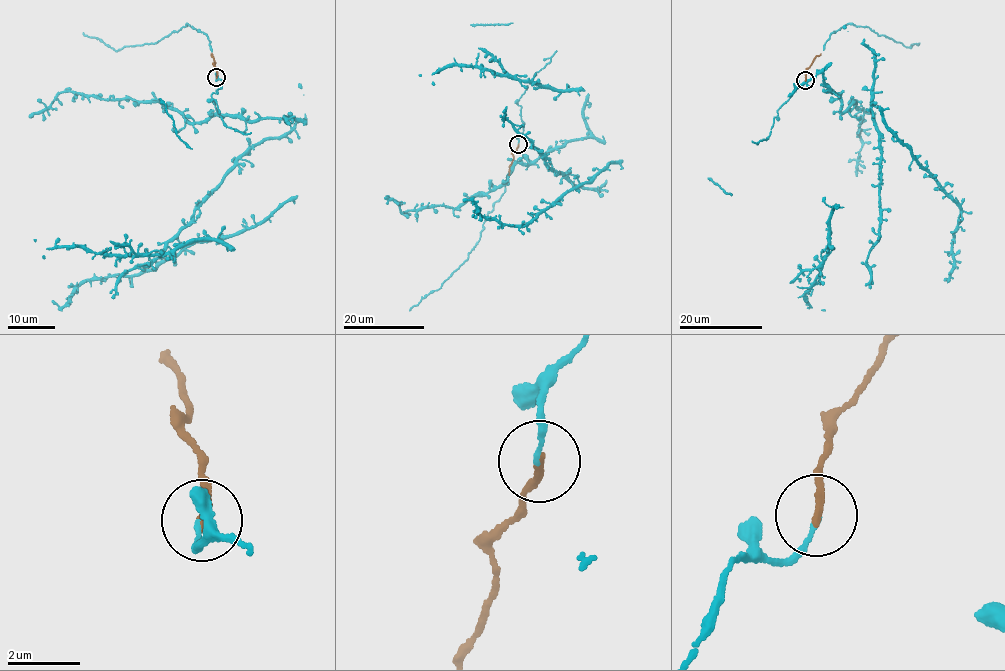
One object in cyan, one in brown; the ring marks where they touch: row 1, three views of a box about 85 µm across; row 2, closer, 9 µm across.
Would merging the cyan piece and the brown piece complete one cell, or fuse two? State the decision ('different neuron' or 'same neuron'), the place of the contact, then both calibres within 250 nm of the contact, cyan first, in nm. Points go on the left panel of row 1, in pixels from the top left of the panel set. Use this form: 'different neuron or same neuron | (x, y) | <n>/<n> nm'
same neuron | (216, 77) | 110/220 nm

